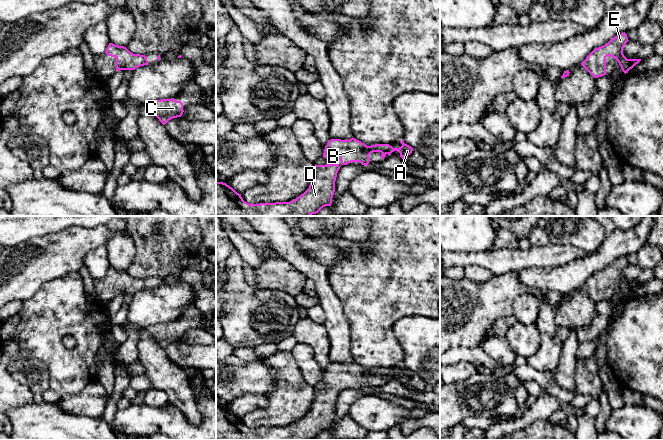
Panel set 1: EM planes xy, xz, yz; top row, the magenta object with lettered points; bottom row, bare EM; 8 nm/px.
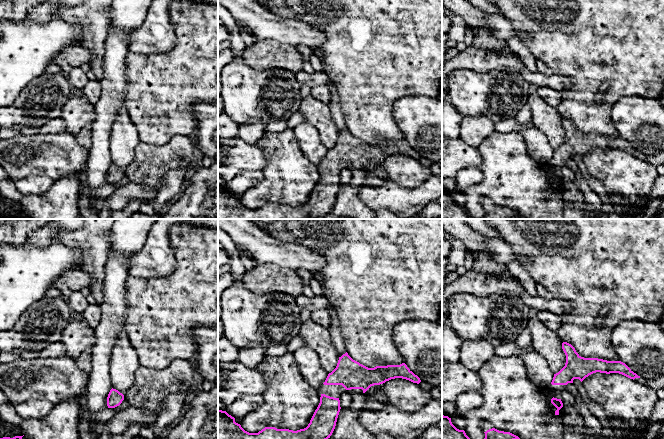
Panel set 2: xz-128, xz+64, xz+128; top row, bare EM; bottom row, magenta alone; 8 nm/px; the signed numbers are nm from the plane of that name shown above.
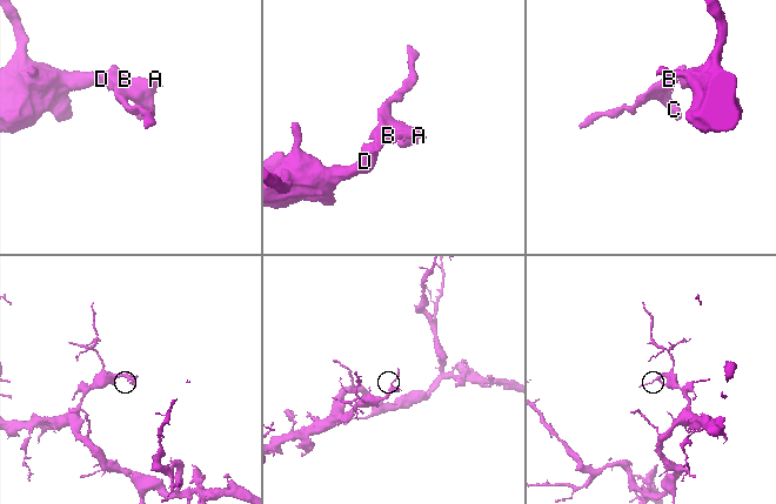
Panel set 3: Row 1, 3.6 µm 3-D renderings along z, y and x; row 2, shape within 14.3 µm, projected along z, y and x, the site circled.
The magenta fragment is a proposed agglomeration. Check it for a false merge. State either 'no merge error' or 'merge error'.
no merge error

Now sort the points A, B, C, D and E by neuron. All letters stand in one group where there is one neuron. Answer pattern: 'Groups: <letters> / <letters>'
Groups: A B C D E

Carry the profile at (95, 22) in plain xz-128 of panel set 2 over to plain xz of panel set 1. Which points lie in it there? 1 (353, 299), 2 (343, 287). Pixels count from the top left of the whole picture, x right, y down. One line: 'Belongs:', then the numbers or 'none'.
Belongs: none

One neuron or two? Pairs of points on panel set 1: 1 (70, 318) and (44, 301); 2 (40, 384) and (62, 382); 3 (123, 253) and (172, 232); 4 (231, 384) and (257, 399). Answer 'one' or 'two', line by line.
1: one
2: two
3: two
4: two

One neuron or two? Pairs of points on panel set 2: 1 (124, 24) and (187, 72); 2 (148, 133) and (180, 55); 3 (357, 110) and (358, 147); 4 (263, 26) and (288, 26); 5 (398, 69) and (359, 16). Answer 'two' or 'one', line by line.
1: two
2: one
3: two
4: one
5: one

